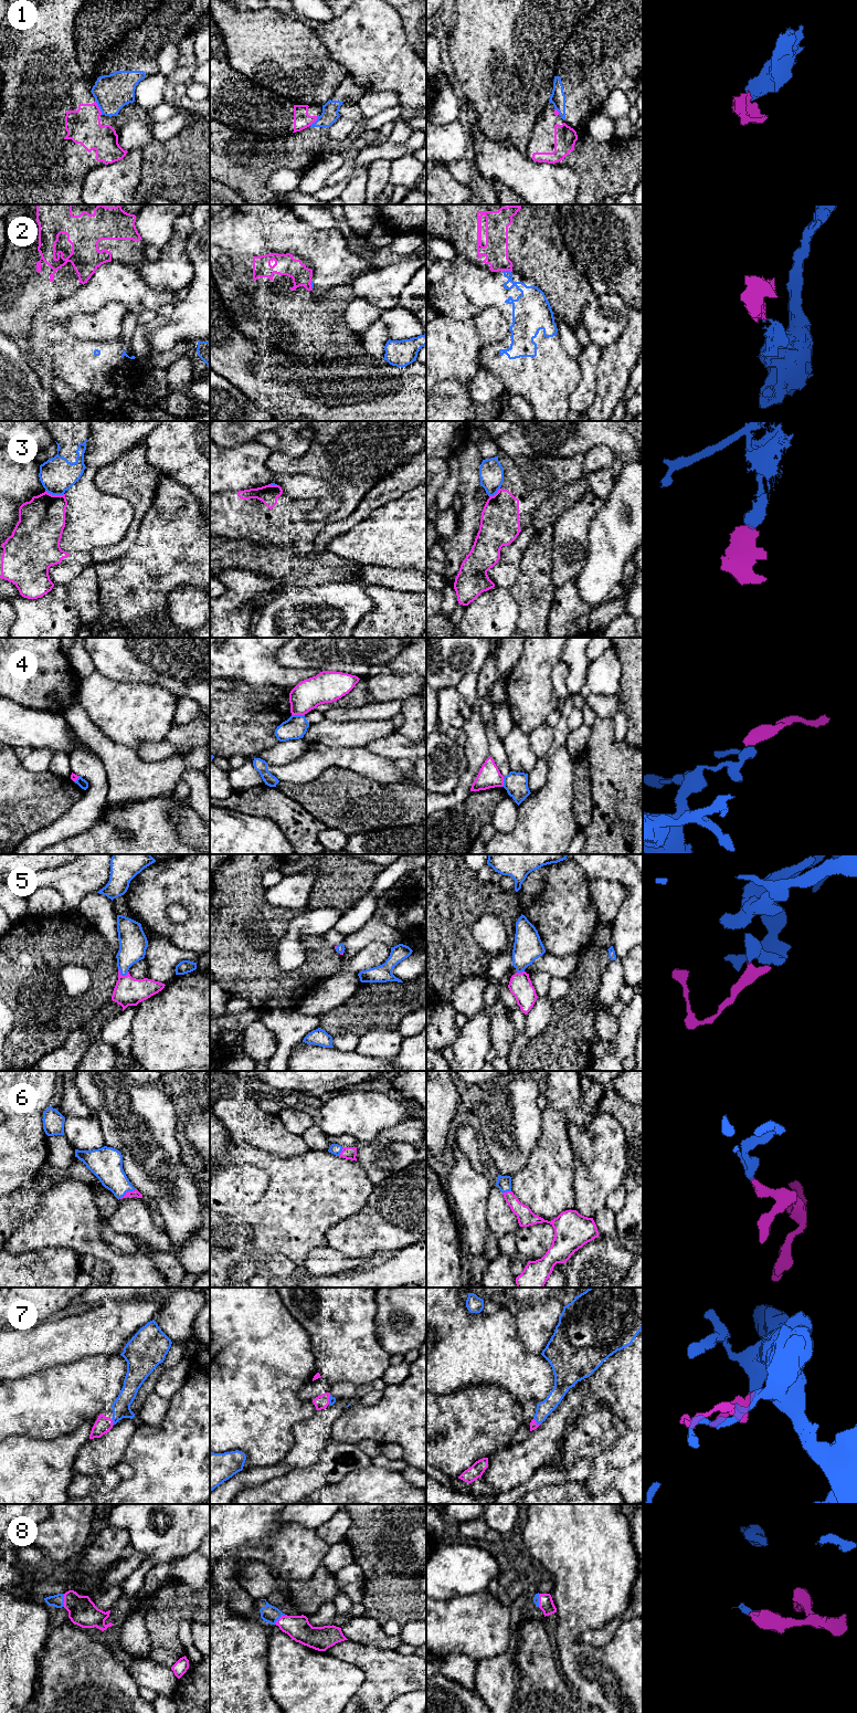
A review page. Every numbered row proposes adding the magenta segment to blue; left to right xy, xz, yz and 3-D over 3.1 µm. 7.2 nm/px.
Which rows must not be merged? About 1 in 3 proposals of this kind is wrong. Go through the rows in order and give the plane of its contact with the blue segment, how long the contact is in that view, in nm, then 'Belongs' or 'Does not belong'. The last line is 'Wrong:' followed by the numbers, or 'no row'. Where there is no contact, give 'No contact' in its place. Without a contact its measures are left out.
1: Touches blue in xy. Shared border 120 nm. Does not belong
2: Touches blue in yz. Shared border 70 nm. Does not belong
3: Touches blue in xy. Shared border 140 nm. Does not belong
4: Touches blue in xz. Shared border 100 nm. Does not belong
5: Touches blue in xy. Shared border 80 nm. Belongs
6: Touches blue in xy. Shared border 140 nm. Belongs
7: Touches blue in xy. Shared border 60 nm. Belongs
8: Touches blue in xy. Shared border 100 nm. Belongs
Wrong: 1, 2, 3, 4

